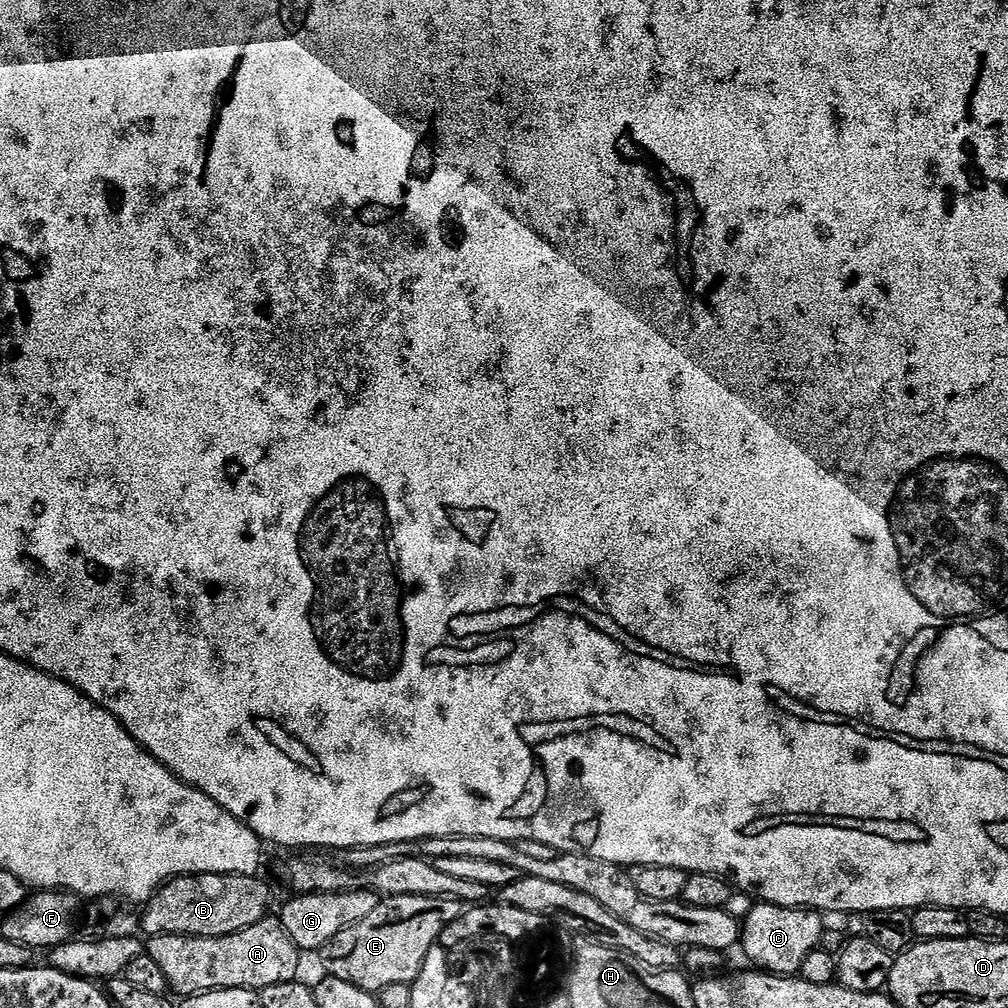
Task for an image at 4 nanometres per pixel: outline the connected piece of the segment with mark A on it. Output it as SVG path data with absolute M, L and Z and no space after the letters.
M269 918L229 936L153 936L147 941L146 954L158 962L162 974L166 974L169 989L177 997L196 996L199 992L213 992L219 988L251 988L259 990L266 986L285 984L296 980L300 972L302 953L296 943L286 934L278 918Z

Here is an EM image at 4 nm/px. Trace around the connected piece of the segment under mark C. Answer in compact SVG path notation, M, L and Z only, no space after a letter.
M756 902L742 920L742 949L757 969L777 976L799 973L806 954L821 947L825 917L811 908L787 908L777 904Z

